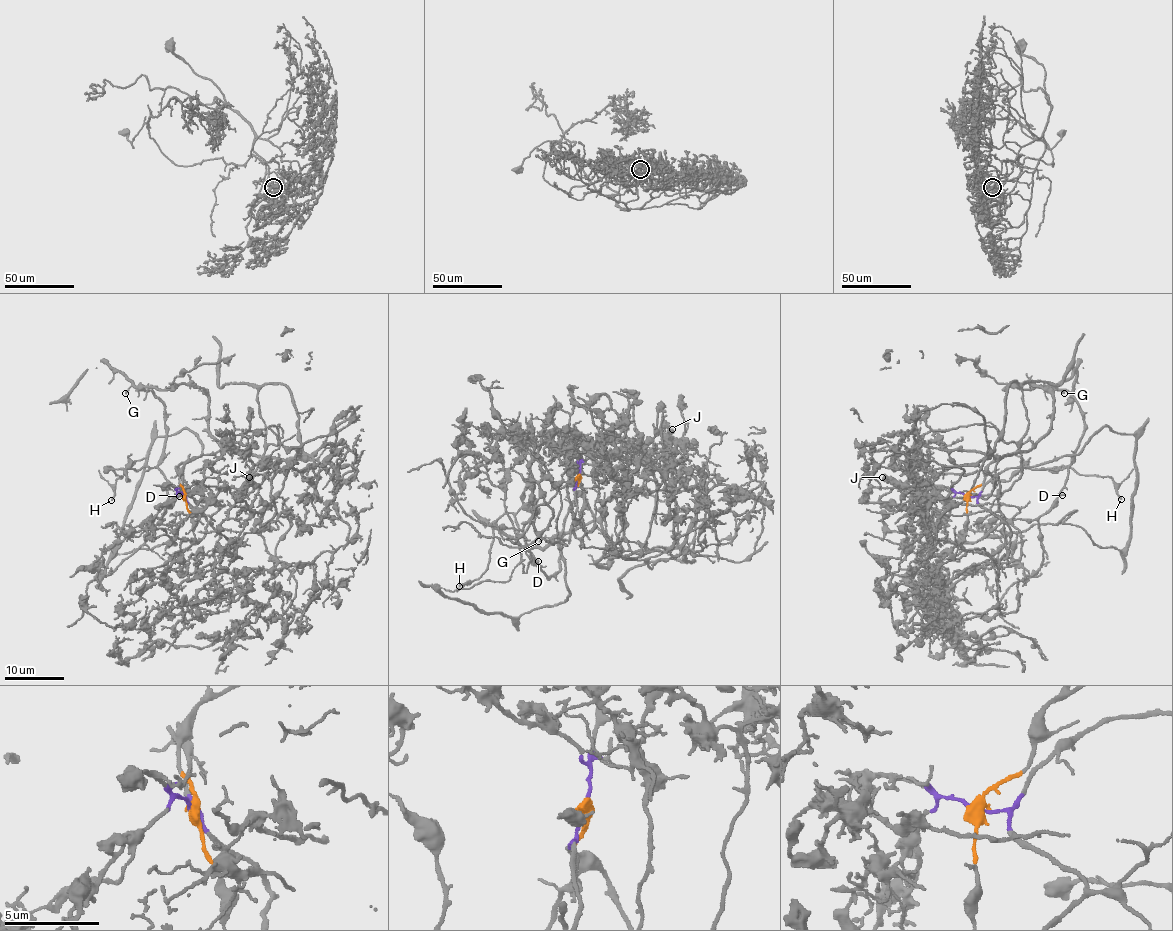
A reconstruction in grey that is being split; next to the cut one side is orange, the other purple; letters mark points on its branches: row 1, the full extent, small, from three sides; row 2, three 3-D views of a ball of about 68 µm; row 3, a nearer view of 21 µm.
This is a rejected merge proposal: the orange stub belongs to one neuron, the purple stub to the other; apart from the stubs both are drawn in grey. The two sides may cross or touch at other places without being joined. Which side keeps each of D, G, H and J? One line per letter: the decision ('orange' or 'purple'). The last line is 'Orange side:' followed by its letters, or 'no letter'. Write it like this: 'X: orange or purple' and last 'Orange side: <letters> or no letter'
D: orange
G: orange
H: orange
J: purple
Orange side: D, G, H

